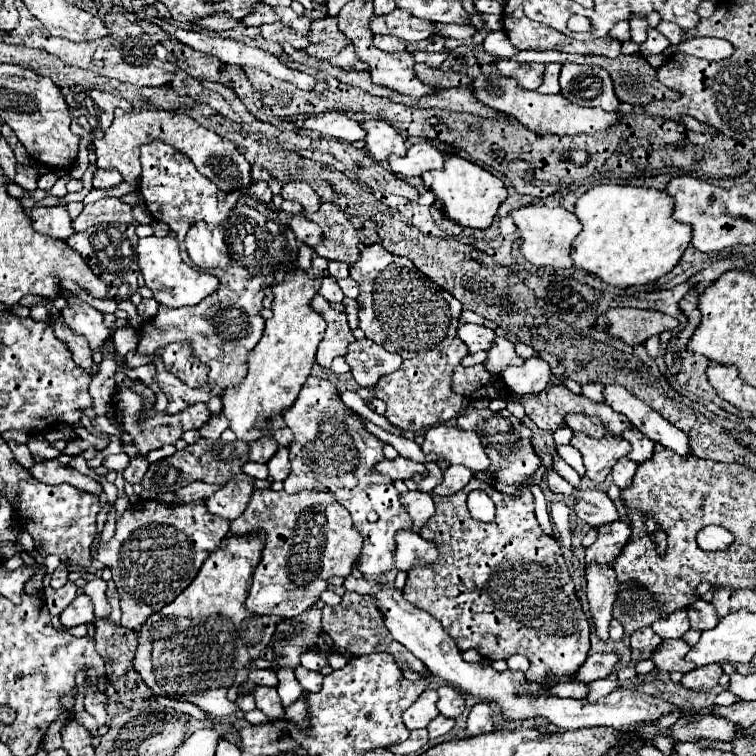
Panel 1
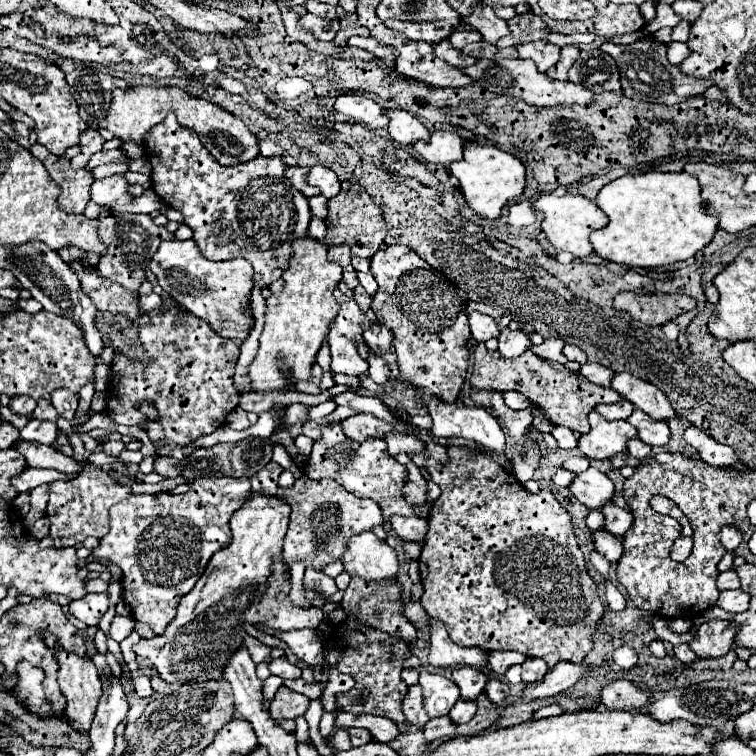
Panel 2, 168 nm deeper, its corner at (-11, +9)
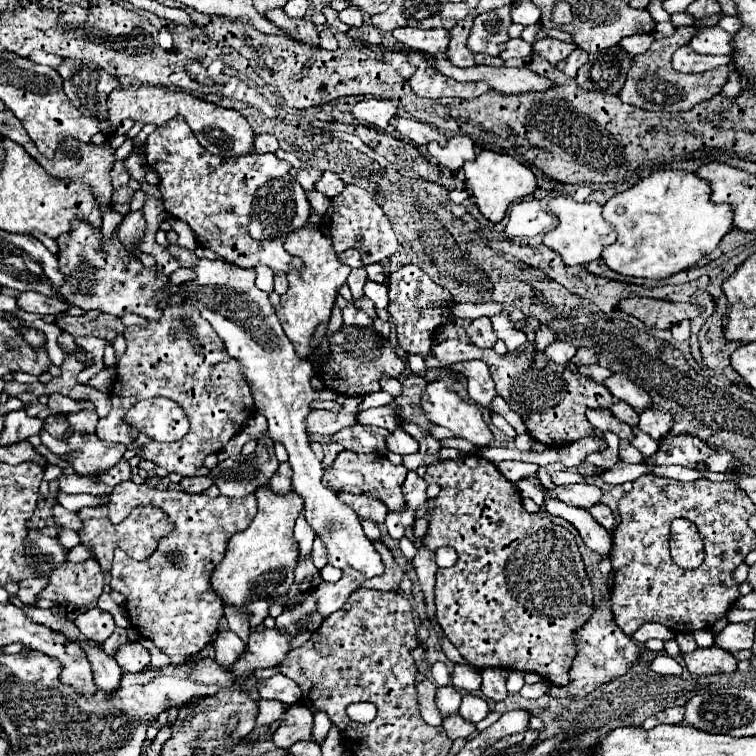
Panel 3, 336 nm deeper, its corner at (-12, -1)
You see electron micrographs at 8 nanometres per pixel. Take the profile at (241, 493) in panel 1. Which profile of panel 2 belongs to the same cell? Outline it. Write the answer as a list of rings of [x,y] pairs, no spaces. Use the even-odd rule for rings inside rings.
[[[267,463],[259,473],[255,473],[255,477],[249,477],[249,481],[251,481],[251,495],[255,495],[255,493],[263,493],[267,497],[277,495],[279,493],[277,479],[279,479],[281,471],[283,469],[277,463]]]

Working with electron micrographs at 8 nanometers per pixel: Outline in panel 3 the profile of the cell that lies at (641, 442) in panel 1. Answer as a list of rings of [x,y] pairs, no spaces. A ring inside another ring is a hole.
[[[648,407],[648,411],[640,413],[638,427],[644,433],[648,433],[652,439],[656,439],[656,441],[660,441],[662,435],[664,435],[664,431],[670,431],[672,425],[674,425],[674,419],[666,411],[658,411],[654,407]]]

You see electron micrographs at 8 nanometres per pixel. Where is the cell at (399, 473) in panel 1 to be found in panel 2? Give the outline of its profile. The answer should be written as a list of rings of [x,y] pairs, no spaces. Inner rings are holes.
[[[399,431],[387,433],[385,441],[387,441],[387,451],[391,453],[391,457],[395,457],[399,453],[411,455],[411,453],[423,453],[425,451],[425,443],[423,441],[411,437],[411,435],[403,435]]]

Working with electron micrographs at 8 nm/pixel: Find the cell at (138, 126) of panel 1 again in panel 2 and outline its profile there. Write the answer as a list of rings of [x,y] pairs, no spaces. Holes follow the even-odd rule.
[[[131,87],[129,91],[115,89],[107,119],[101,123],[101,127],[109,129],[113,137],[117,137],[121,143],[133,141],[137,145],[143,145],[151,127],[161,123],[167,113],[175,113],[177,121],[183,127],[193,129],[199,135],[201,143],[209,149],[209,153],[225,167],[247,163],[259,155],[257,139],[249,133],[241,119],[233,117],[231,113],[209,101],[187,95],[179,87]]]

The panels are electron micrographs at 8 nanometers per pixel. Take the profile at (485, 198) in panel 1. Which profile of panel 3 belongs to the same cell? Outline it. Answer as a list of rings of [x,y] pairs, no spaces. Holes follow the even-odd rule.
[[[488,149],[480,151],[480,155],[474,161],[464,163],[464,173],[466,173],[466,185],[470,187],[476,205],[480,207],[482,215],[486,219],[490,219],[492,223],[502,221],[502,217],[512,201],[516,201],[518,197],[526,197],[526,195],[534,193],[534,189],[536,189],[536,177],[530,167],[522,165],[518,159],[514,159],[510,155],[494,153]]]

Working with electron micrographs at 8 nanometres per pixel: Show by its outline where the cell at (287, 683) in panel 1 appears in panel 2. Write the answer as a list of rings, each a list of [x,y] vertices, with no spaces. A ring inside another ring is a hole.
[[[279,657],[279,659],[273,659],[269,663],[269,669],[273,675],[279,675],[283,679],[299,679],[301,677],[301,669],[293,663],[289,663],[285,657]]]

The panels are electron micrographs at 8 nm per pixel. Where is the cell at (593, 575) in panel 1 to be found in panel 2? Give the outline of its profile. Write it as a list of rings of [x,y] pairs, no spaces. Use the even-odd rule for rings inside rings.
[[[599,529],[595,531],[595,551],[599,551],[611,565],[615,565],[623,555],[623,545],[619,537],[613,537],[607,531]]]

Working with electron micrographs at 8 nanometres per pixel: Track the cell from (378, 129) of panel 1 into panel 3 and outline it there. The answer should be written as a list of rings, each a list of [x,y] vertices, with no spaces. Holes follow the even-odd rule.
[[[394,117],[390,121],[390,125],[398,131],[398,135],[414,145],[428,145],[430,141],[438,141],[440,145],[444,145],[448,139],[438,131],[432,129],[426,123],[420,123],[416,119],[402,119],[402,117]]]

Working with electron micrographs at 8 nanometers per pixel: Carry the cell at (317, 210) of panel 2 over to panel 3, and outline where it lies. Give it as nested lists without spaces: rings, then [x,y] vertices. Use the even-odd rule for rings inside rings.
[[[312,189],[312,191],[308,191],[308,193],[306,193],[306,197],[308,197],[308,201],[310,201],[312,209],[314,209],[318,215],[324,215],[324,213],[326,213],[328,203],[330,203],[330,199],[328,199],[326,195],[320,195],[316,189]]]

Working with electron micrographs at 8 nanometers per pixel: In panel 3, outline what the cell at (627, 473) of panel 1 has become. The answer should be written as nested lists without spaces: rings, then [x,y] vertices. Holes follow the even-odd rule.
[[[632,427],[634,429],[634,439],[632,439],[632,445],[644,455],[644,457],[650,457],[650,455],[654,455],[656,453],[656,449],[658,449],[658,441],[654,441],[652,437],[648,437],[648,435],[644,435],[644,431],[640,431],[638,427]]]

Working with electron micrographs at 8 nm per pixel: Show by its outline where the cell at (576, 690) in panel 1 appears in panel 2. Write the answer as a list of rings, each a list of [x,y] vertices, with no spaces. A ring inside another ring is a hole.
[[[615,679],[601,689],[603,703],[611,709],[631,709],[647,703],[647,695],[639,693],[627,679]]]

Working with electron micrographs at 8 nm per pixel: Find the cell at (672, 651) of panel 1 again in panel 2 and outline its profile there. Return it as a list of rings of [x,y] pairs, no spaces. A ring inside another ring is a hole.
[[[707,621],[699,625],[697,633],[689,641],[689,647],[699,659],[723,657],[731,649],[733,635],[735,627],[729,621]]]

